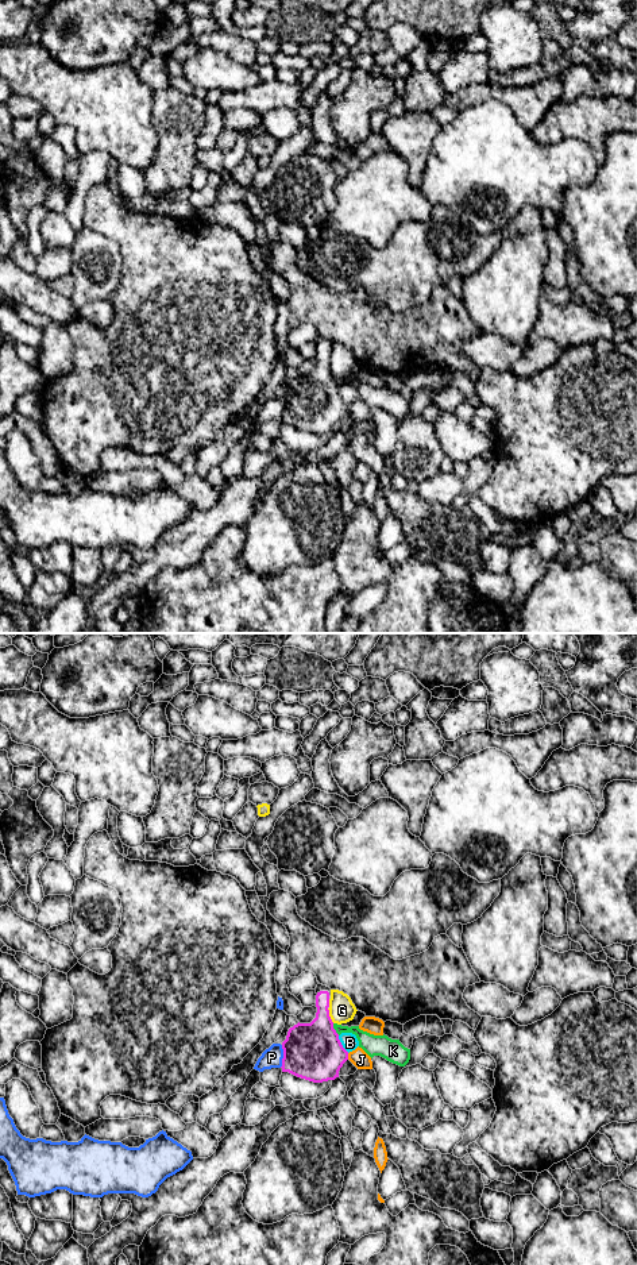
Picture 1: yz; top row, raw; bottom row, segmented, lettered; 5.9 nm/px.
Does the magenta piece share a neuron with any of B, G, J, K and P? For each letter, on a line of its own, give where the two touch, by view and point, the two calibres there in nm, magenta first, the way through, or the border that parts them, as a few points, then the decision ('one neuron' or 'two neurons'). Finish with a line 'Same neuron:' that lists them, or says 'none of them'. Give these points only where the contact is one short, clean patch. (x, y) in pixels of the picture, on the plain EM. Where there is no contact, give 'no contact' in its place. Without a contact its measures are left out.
B: yz (340, 396) | 340/100 nm | two neurons
G: yz (328, 367) | 340/160 nm | along yz (327, 361), (334, 374) | two neurons
J: yz (347, 408) | 340/100 nm | two neurons
K: yz (334, 381) | 340/120 nm | along yz (332, 375), (332, 380), (339, 386) | two neurons
P: yz (284, 408) | 340/120 nm | two neurons
Same neuron: none of them

